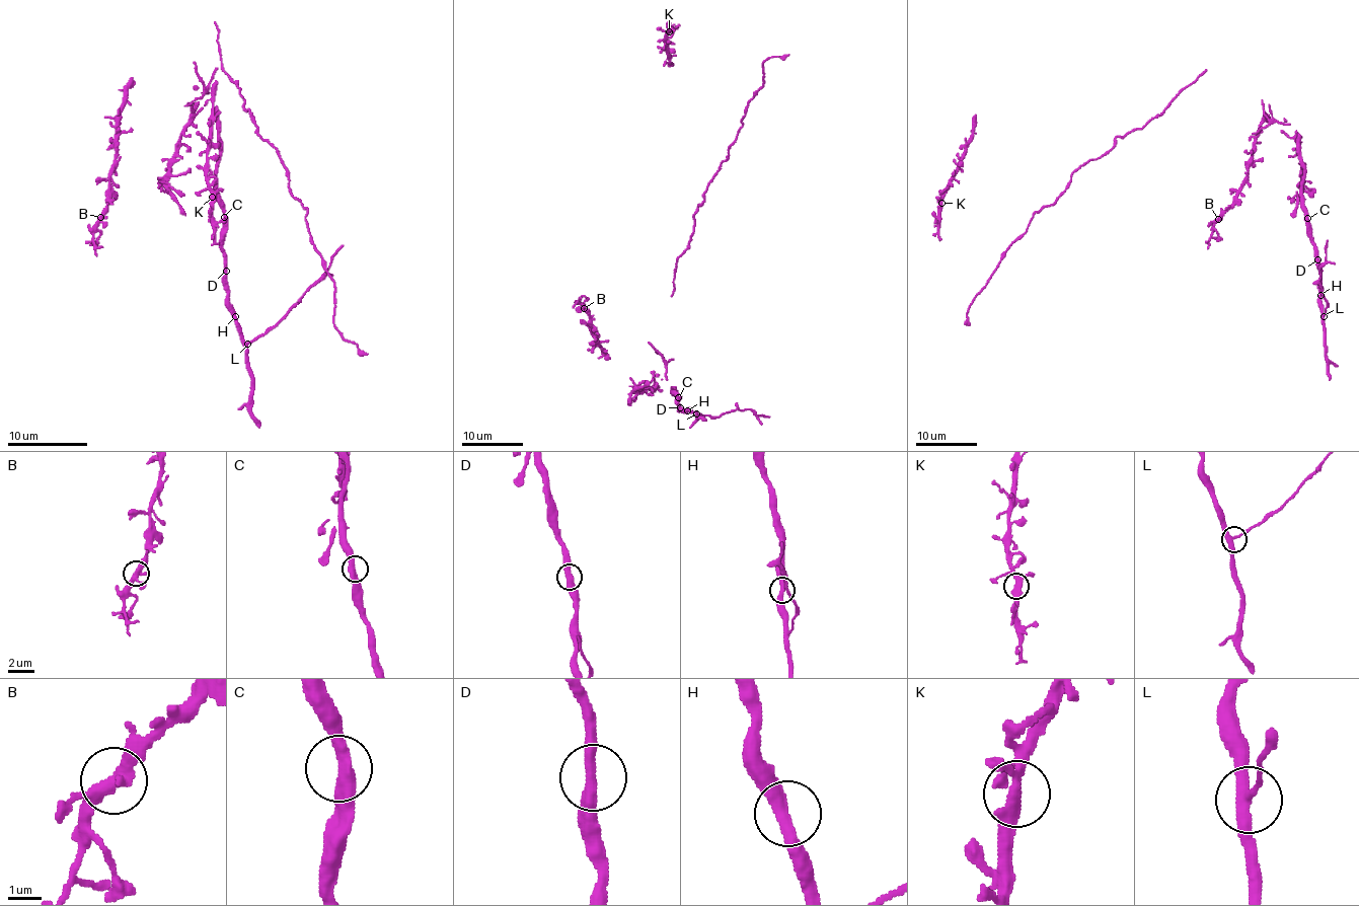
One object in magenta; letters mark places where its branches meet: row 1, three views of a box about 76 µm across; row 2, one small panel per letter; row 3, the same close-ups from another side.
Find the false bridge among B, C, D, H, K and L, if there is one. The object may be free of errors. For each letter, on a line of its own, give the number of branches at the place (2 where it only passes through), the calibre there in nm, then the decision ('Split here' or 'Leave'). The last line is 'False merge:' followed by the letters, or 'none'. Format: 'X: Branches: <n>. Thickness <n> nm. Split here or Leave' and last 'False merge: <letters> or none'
B: Branches: 3. Thickness 320 nm. Leave
C: Branches: 2. Thickness 420 nm. Leave
D: Branches: 2. Thickness 400 nm. Leave
H: Branches: 2. Thickness 420 nm. Leave
K: Branches: 4. Thickness 300 nm. Leave
L: Branches: 3. Thickness 320 nm. Leave
False merge: none

